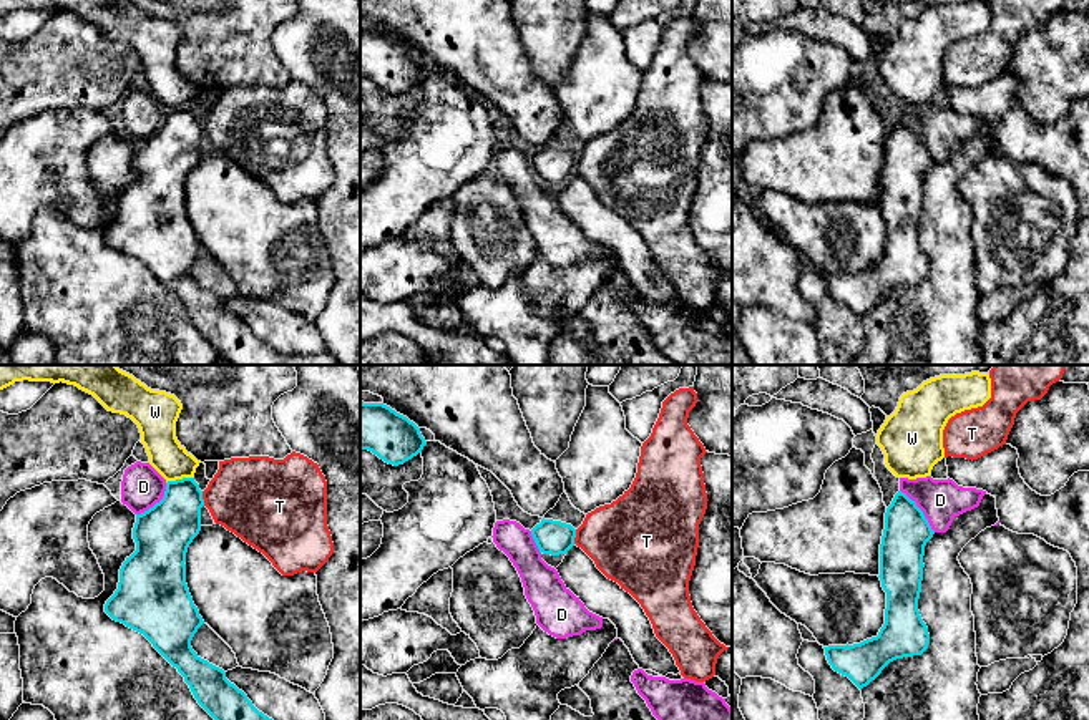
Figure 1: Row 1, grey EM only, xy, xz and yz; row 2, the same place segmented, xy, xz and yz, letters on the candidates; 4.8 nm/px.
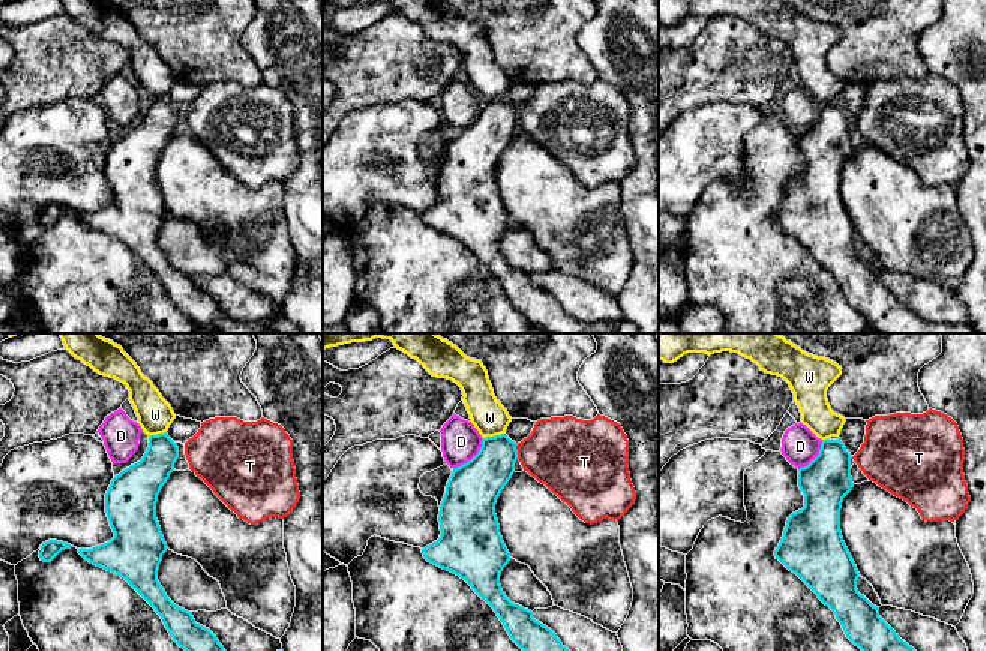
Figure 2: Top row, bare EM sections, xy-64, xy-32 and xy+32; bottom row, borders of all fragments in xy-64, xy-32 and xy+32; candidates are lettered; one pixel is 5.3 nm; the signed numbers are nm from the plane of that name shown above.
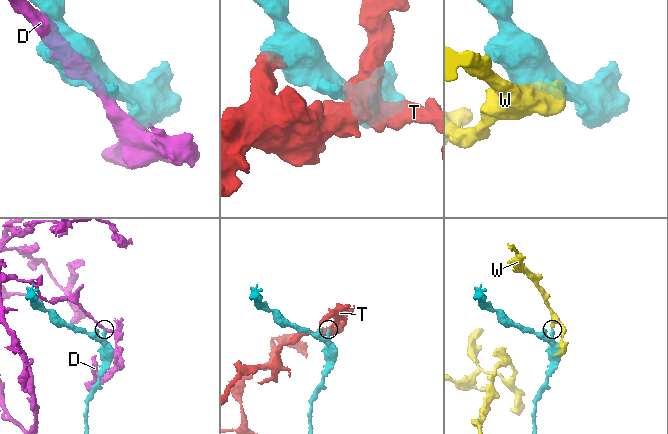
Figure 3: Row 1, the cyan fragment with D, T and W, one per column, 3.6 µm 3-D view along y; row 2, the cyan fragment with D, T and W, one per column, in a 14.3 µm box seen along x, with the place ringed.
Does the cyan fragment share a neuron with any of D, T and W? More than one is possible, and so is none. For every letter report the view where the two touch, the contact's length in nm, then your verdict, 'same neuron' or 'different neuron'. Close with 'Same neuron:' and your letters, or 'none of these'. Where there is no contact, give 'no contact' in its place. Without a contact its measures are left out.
D: contact in yz; length 260 nm; different neuron
T: contact in xy; length 70 nm; different neuron
W: contact in xy; length 130 nm; different neuron
Same neuron: none of these

